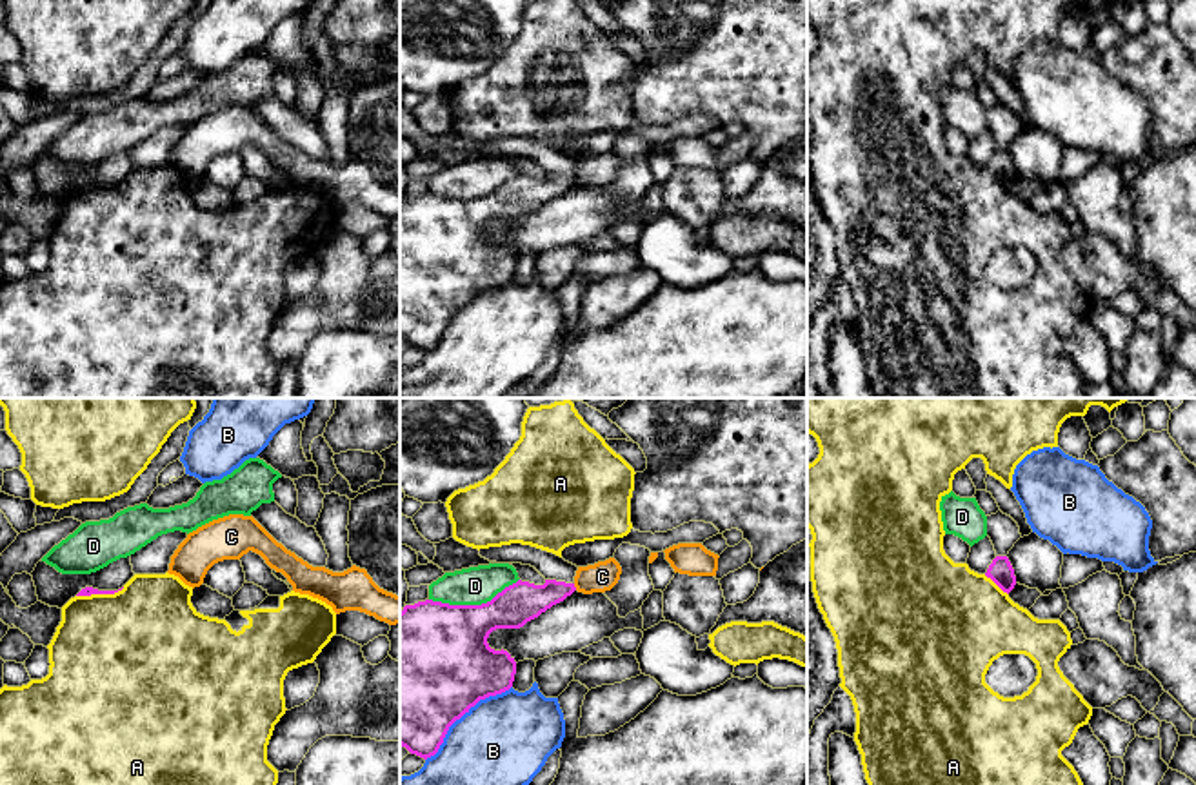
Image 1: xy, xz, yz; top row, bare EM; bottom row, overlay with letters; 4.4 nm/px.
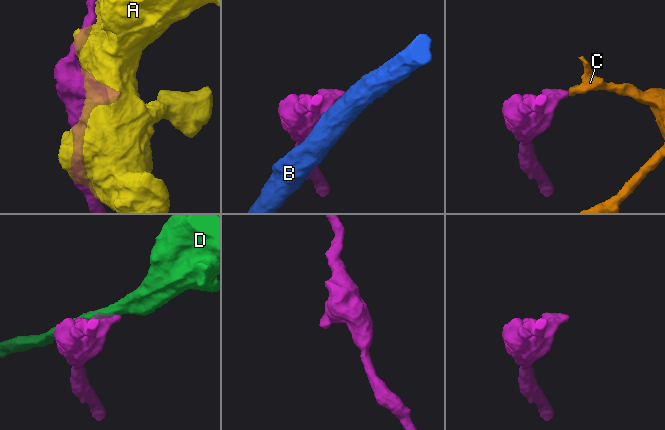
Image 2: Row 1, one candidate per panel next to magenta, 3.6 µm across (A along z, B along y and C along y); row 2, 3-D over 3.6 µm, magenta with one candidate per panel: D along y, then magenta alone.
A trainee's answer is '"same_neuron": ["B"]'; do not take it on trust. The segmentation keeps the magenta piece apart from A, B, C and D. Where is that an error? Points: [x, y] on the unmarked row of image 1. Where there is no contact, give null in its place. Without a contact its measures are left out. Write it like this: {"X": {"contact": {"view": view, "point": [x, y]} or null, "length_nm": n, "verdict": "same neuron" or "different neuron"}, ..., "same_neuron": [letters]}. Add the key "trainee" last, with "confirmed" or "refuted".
{"A": {"contact": {"view": "xy", "point": [100, 186]}, "length_nm": 220, "verdict": "different neuron"}, "B": {"contact": {"view": "xz", "point": [462, 308]}, "length_nm": 500, "verdict": "different neuron"}, "C": {"contact": {"view": "xz", "point": [575, 180]}, "length_nm": 40, "verdict": "different neuron"}, "D": {"contact": {"view": "xz", "point": [473, 198]}, "length_nm": 420, "verdict": "different neuron"}, "same_neuron": [], "trainee": "refuted"}

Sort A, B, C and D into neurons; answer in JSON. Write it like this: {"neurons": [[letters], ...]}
{"neurons": [["A"], ["B"], ["C"], ["D"]]}

